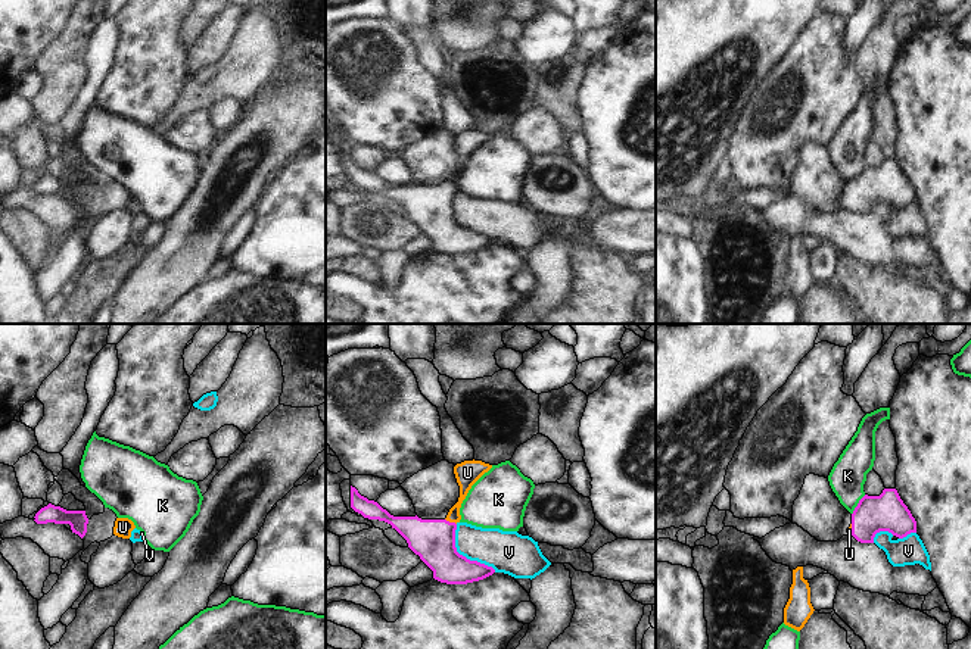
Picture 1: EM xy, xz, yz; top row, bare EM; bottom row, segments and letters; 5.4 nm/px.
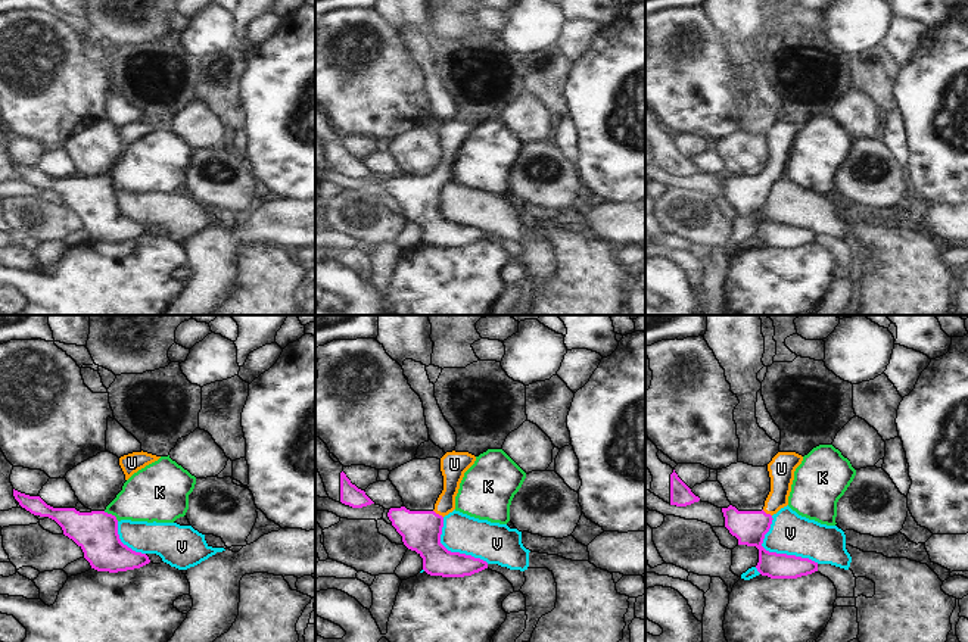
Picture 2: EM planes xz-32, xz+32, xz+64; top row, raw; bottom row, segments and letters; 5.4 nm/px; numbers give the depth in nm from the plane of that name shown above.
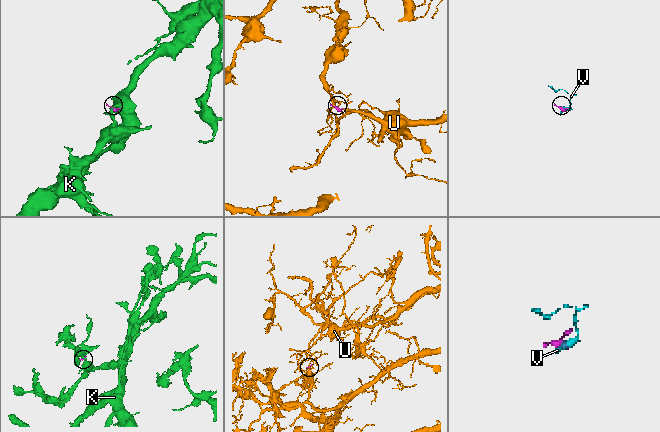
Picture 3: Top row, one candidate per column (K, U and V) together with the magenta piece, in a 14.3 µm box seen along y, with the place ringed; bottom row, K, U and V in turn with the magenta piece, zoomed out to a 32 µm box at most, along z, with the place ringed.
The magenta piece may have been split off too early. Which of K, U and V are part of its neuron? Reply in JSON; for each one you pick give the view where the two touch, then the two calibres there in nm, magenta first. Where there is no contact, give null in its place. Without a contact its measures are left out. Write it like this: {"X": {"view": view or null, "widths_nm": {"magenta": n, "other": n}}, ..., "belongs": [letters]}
{"U": {"view": "xz", "widths_nm": {"magenta": 240, "other": 90}}, "belongs": ["U"]}

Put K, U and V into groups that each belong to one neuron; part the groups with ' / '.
K / U / V

